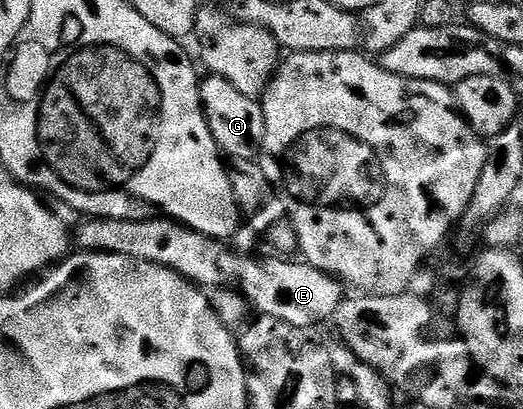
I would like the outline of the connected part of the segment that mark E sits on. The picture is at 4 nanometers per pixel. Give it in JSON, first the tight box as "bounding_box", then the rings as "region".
{"bounding_box":[73,216,345,330],"region":[[[160,216],[157,218],[142,218],[141,220],[113,220],[112,218],[88,217],[86,220],[83,220],[83,223],[81,223],[79,227],[77,225],[74,227],[73,242],[74,245],[83,252],[90,252],[92,254],[116,254],[117,256],[129,256],[133,260],[141,260],[142,262],[148,262],[149,264],[161,264],[161,268],[169,268],[173,272],[177,272],[183,278],[189,279],[190,282],[194,284],[194,286],[200,288],[210,288],[211,290],[237,290],[243,295],[244,298],[247,299],[248,303],[250,303],[254,309],[255,306],[257,309],[259,309],[258,313],[260,315],[269,318],[276,318],[285,324],[293,324],[297,328],[305,328],[306,330],[316,328],[315,326],[321,325],[322,322],[330,323],[332,319],[334,319],[337,308],[341,303],[343,303],[345,297],[344,283],[340,282],[334,274],[326,274],[325,272],[321,272],[317,268],[307,265],[307,263],[302,260],[291,262],[295,260],[288,260],[283,256],[271,256],[275,258],[250,258],[250,256],[247,254],[238,254],[237,251],[230,250],[230,248],[227,247],[230,245],[228,245],[226,241],[217,238],[210,238],[209,236],[205,236],[196,230],[190,230],[188,226],[183,226],[180,222],[175,221],[173,218],[164,218]]]}

